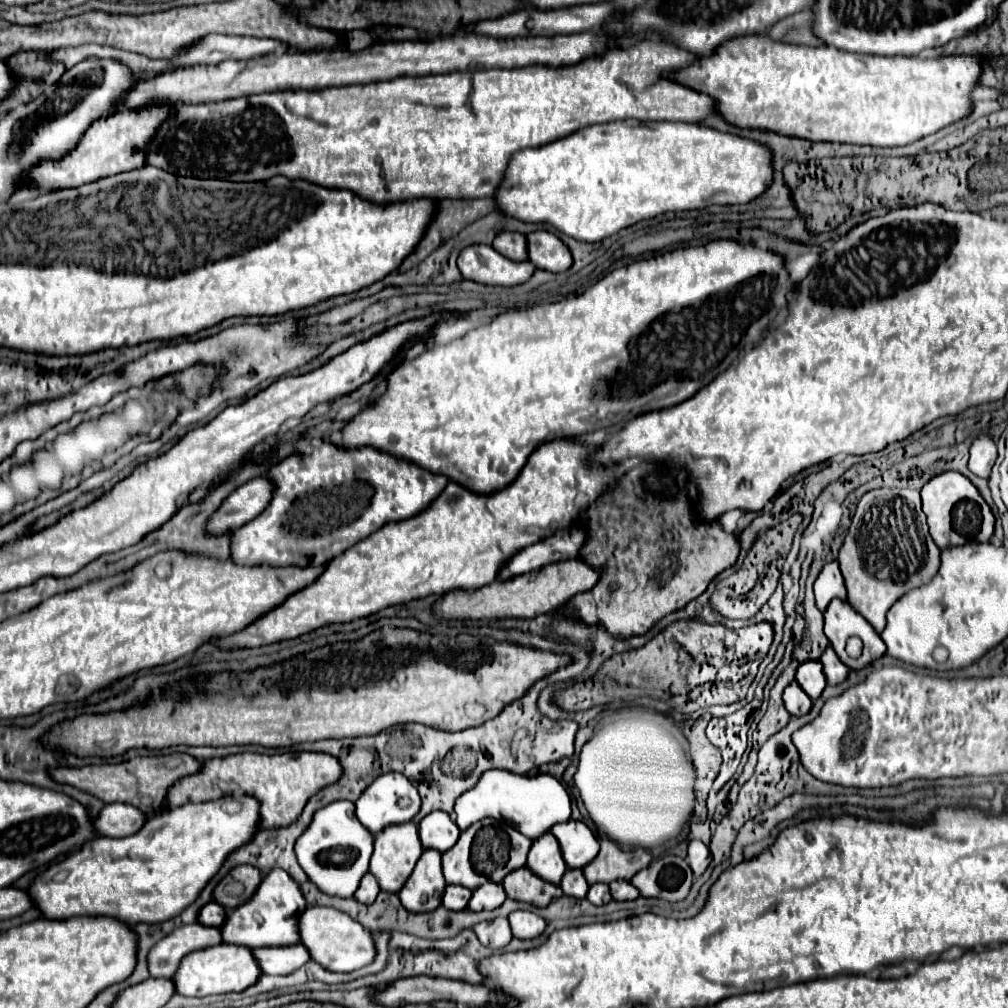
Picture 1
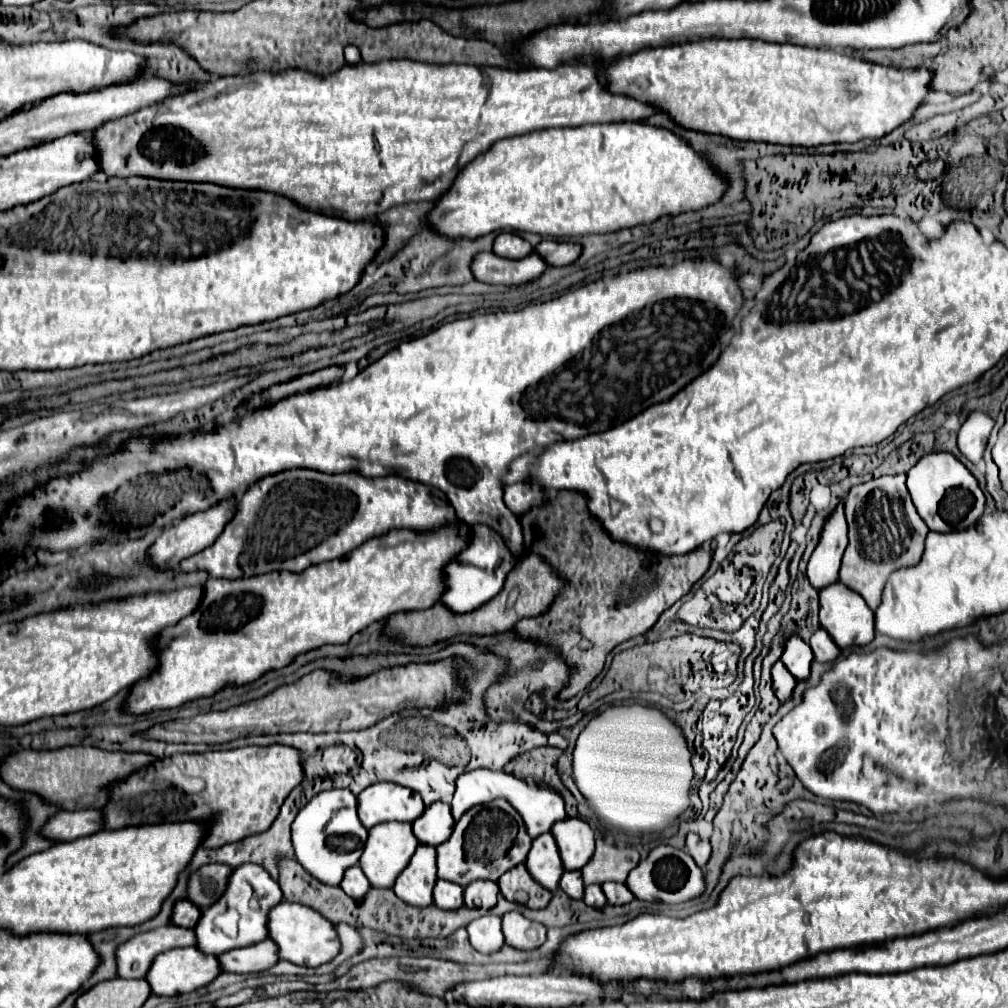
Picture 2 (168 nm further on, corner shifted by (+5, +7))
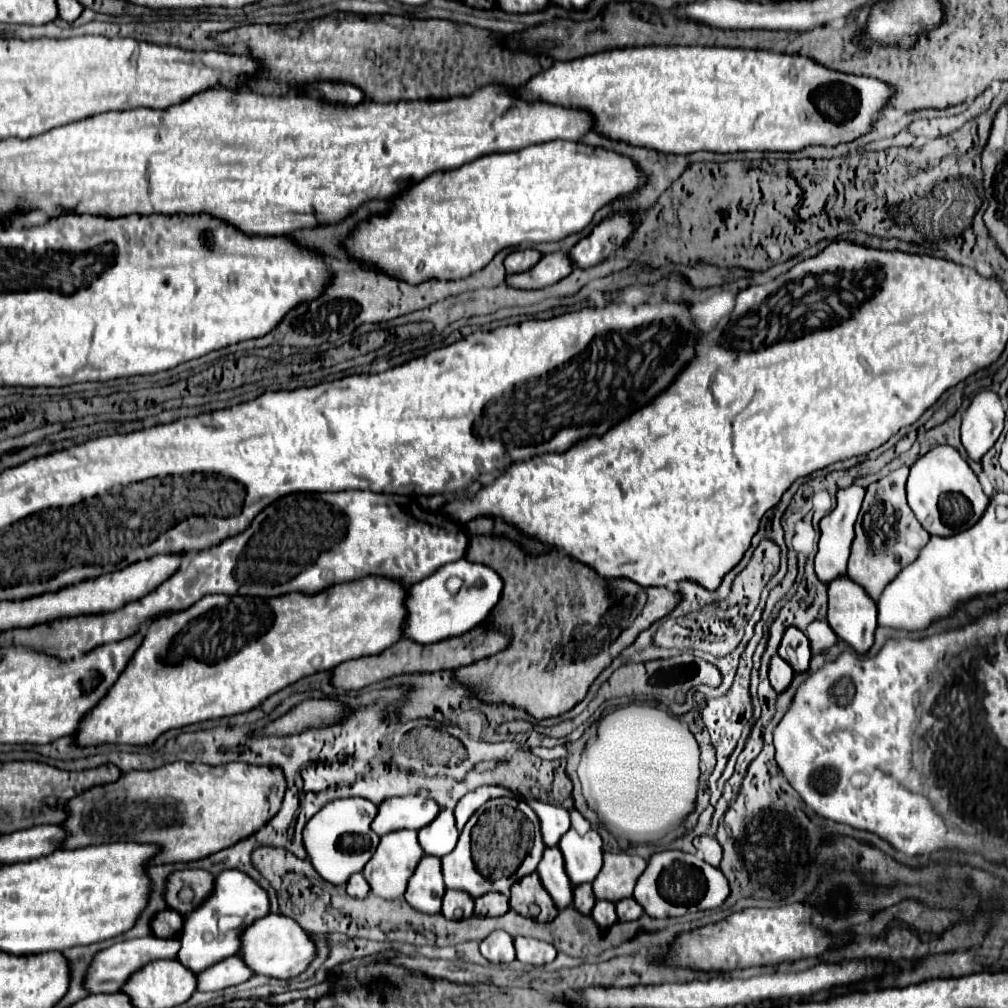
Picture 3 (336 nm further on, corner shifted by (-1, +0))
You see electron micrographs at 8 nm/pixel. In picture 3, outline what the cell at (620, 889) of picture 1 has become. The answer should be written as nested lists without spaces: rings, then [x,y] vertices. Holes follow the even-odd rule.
[[[626,897],[616,903],[616,913],[618,913],[618,921],[634,921],[644,913],[644,909],[632,897]]]

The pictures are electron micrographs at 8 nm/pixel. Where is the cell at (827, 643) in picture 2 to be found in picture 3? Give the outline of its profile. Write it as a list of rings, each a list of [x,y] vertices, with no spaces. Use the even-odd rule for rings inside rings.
[[[814,621],[808,627],[806,635],[810,639],[810,647],[812,647],[814,653],[824,653],[824,651],[828,651],[838,641],[838,637],[830,629],[830,625],[824,623],[824,621]]]

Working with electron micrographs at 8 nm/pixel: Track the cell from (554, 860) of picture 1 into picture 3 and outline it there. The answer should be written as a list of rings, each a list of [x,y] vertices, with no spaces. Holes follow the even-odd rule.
[[[550,847],[544,851],[544,857],[538,865],[538,875],[558,909],[564,909],[572,903],[572,883],[566,875],[564,857],[558,847]]]

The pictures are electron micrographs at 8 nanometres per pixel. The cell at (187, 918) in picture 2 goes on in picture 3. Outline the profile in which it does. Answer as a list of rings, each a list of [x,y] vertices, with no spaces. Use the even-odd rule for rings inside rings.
[[[166,909],[154,917],[152,933],[156,937],[164,937],[164,939],[178,939],[178,935],[182,931],[182,923],[184,923],[184,917],[178,915],[178,911]]]

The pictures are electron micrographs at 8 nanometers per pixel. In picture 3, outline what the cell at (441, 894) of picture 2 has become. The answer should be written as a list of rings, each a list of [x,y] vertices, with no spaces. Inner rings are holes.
[[[446,889],[446,895],[442,899],[442,915],[446,919],[464,919],[470,917],[474,909],[474,899],[466,891],[456,891],[456,889]]]

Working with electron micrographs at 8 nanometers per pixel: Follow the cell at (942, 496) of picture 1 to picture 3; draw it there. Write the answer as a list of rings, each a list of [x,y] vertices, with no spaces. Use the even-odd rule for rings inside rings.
[[[938,445],[930,449],[912,465],[906,483],[906,493],[910,509],[914,511],[922,527],[930,535],[940,537],[950,537],[970,529],[970,525],[976,525],[990,503],[970,465],[950,445]]]

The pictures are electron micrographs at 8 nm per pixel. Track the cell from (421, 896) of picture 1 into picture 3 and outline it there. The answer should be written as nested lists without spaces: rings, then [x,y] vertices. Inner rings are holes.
[[[424,855],[408,881],[406,901],[422,913],[440,913],[444,891],[446,887],[442,881],[440,859]]]

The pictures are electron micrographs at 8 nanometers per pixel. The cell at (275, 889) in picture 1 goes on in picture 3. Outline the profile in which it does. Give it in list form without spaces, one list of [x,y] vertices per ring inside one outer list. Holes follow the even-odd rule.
[[[222,871],[216,877],[214,885],[214,893],[192,915],[186,917],[180,933],[182,949],[178,951],[178,961],[194,973],[200,973],[206,967],[212,967],[214,963],[236,955],[242,931],[250,927],[250,923],[270,913],[268,891],[262,889],[244,871]]]

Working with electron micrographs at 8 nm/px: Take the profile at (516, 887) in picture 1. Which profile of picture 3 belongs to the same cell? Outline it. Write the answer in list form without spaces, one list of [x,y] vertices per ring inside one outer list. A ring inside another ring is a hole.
[[[536,873],[522,877],[514,887],[510,887],[510,907],[536,921],[552,921],[558,915],[552,897],[546,893]]]

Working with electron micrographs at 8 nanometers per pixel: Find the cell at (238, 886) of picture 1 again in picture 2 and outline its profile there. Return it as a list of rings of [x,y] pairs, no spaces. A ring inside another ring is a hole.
[[[224,864],[200,866],[188,878],[186,898],[192,904],[196,904],[200,910],[212,906],[224,894],[230,872],[232,872],[232,868],[224,868]]]

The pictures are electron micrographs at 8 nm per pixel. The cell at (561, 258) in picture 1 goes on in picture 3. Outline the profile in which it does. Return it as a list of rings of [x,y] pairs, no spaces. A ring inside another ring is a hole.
[[[612,215],[608,221],[602,221],[594,231],[584,237],[578,245],[574,245],[568,253],[572,265],[590,269],[602,263],[610,253],[614,253],[632,231],[630,215]]]

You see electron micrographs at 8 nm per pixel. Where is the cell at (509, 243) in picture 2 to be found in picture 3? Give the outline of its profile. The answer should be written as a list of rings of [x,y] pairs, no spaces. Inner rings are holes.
[[[524,249],[524,251],[512,251],[506,259],[504,259],[504,267],[508,273],[522,273],[528,271],[530,267],[534,267],[540,261],[540,253],[536,249]]]

